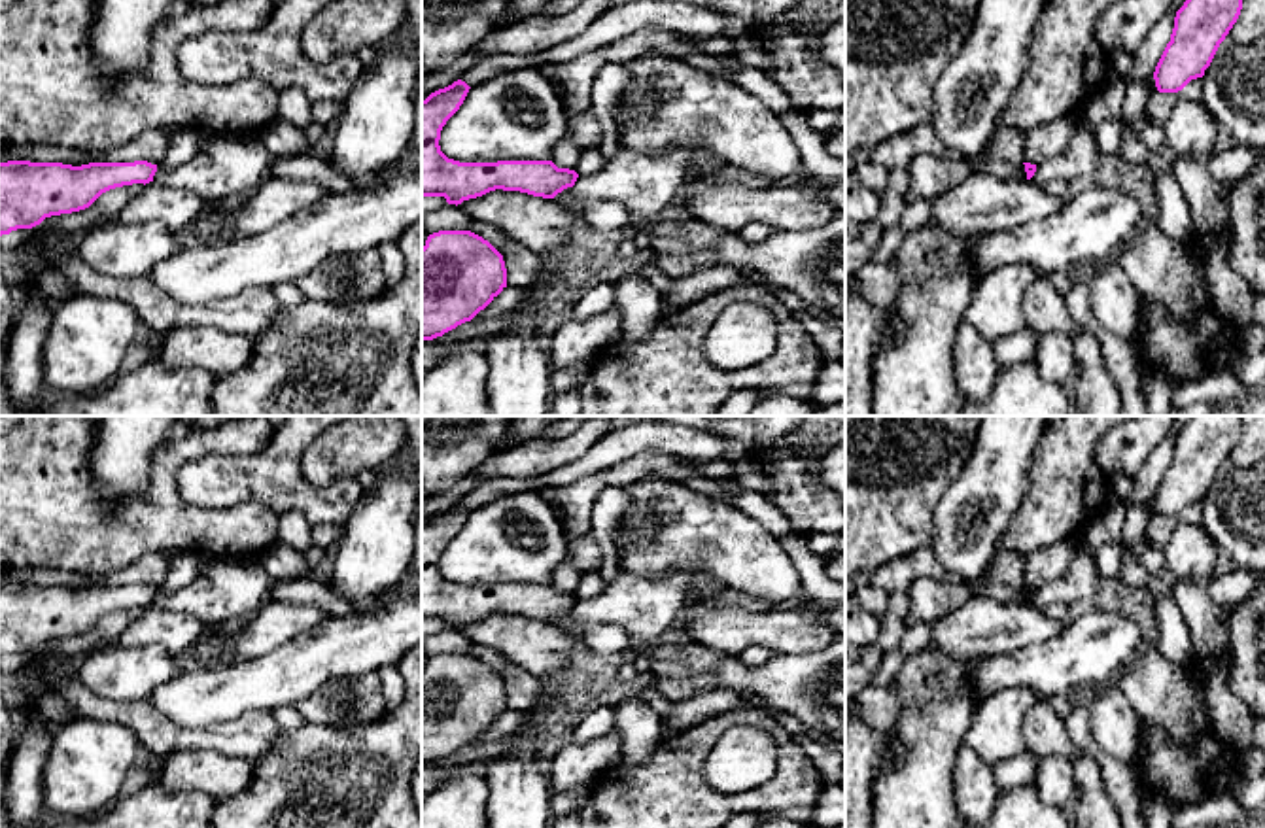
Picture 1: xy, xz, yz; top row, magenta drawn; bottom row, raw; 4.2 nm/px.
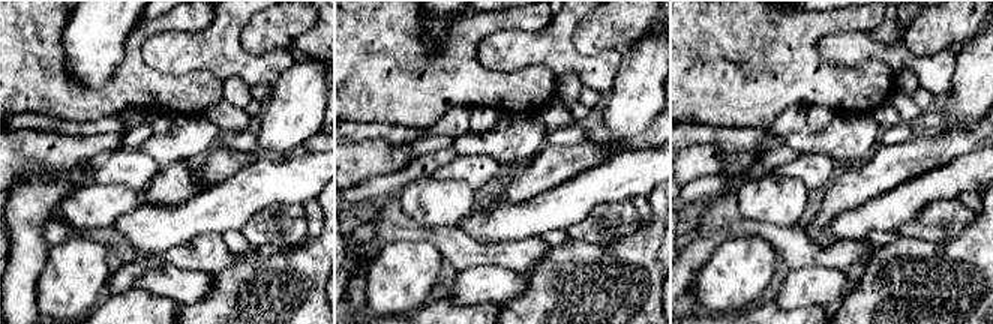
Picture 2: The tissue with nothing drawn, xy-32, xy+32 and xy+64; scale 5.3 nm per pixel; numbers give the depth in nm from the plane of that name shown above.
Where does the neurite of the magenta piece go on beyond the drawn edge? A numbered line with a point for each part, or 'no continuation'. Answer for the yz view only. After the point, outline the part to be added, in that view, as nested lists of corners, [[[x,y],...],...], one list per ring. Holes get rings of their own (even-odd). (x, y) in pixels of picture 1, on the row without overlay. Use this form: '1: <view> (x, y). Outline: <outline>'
no continuation

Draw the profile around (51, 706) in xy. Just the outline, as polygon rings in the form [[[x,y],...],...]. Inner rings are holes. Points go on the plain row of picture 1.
[[[49,692],[40,696],[36,701],[38,711],[57,726],[79,718],[72,709],[66,707],[62,696]]]

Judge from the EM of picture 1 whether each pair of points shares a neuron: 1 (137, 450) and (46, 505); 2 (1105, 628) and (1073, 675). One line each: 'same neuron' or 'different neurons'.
1: different neurons
2: same neuron

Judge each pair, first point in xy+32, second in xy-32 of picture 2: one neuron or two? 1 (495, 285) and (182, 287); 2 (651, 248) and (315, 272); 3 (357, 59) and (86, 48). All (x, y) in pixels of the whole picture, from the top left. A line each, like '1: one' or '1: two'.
1: one
2: one
3: two

